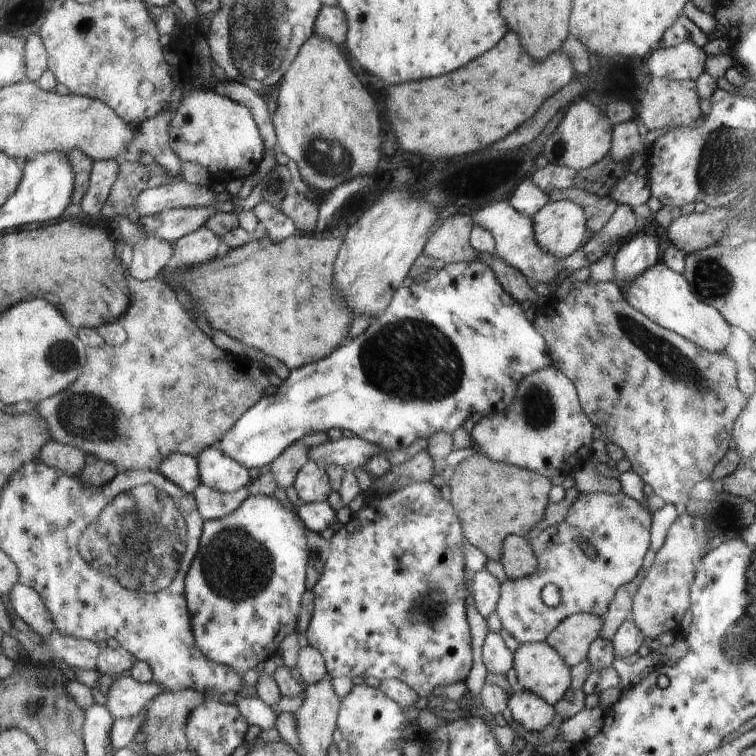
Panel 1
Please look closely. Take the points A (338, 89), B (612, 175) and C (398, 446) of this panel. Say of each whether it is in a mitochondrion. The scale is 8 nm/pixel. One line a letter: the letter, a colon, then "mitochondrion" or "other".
A: other
B: other
C: other

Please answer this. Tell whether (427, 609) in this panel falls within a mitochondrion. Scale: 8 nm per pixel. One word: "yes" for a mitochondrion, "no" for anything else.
yes

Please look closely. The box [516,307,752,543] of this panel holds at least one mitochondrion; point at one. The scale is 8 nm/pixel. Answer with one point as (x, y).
(656, 348)

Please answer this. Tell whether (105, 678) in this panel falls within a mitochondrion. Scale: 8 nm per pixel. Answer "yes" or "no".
no

